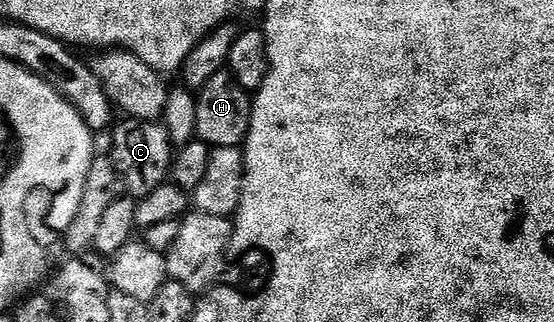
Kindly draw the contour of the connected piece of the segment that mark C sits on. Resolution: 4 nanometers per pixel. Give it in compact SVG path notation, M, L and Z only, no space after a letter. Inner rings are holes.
M134 118L121 120L116 123L112 134L113 162L109 158L94 157L87 172L87 184L83 184L79 212L75 212L75 220L71 220L71 228L67 228L65 233L63 246L68 253L70 250L70 255L81 256L86 253L84 250L93 250L93 241L103 216L107 208L115 204L115 200L126 197L127 191L136 199L151 196L155 188L167 181L173 169L175 147L169 139L168 128L160 121L140 122ZM125 186L129 190L125 190Z

